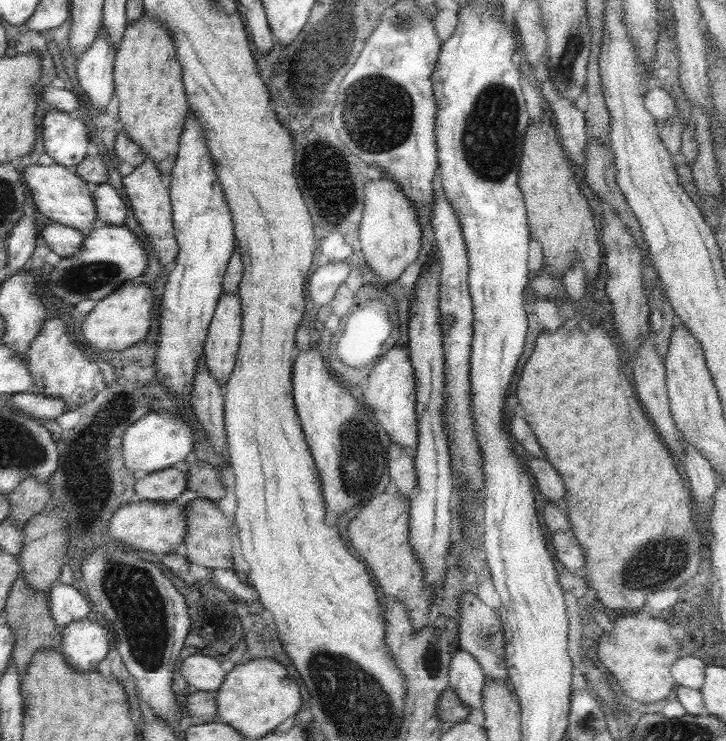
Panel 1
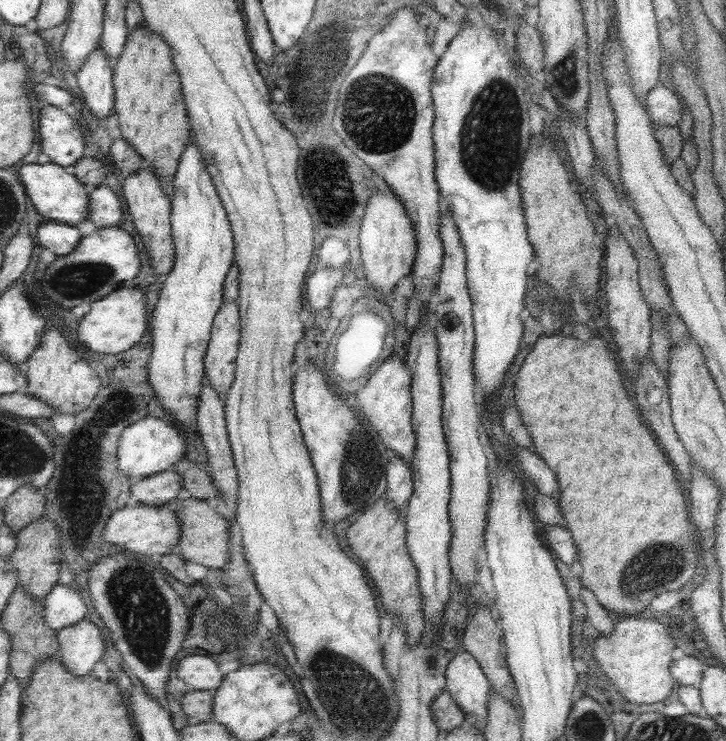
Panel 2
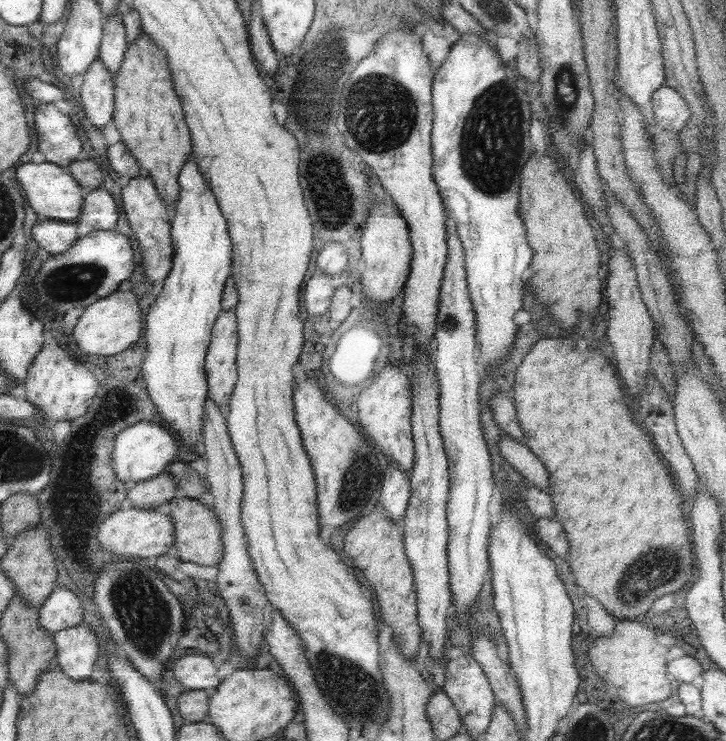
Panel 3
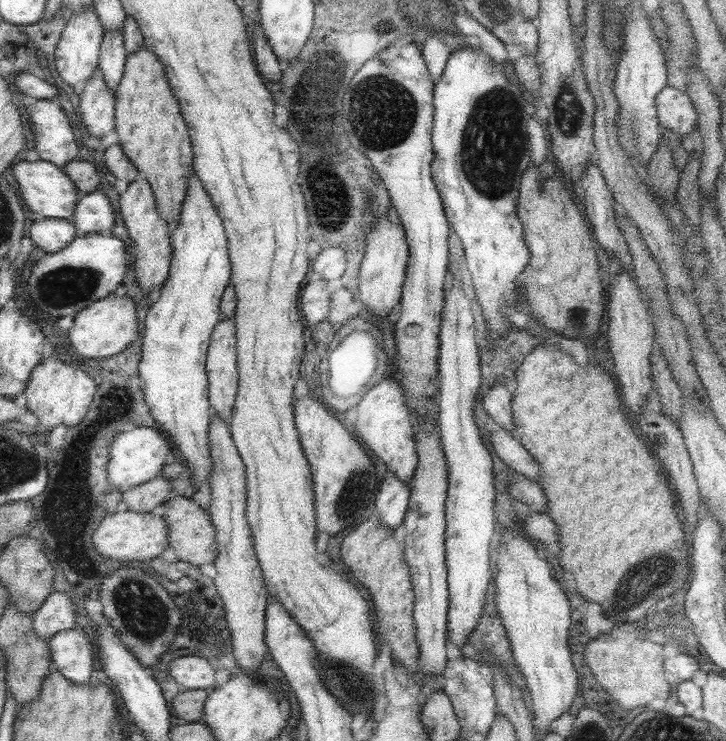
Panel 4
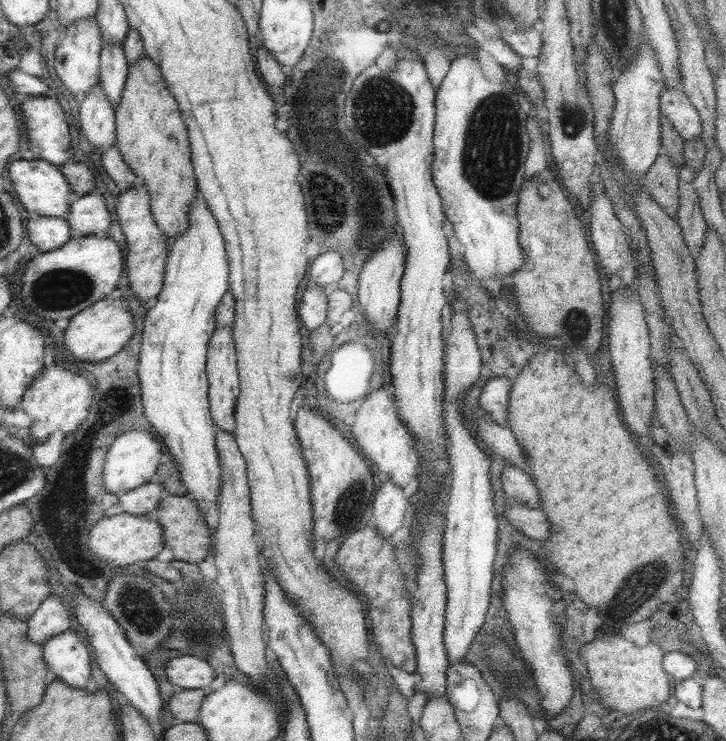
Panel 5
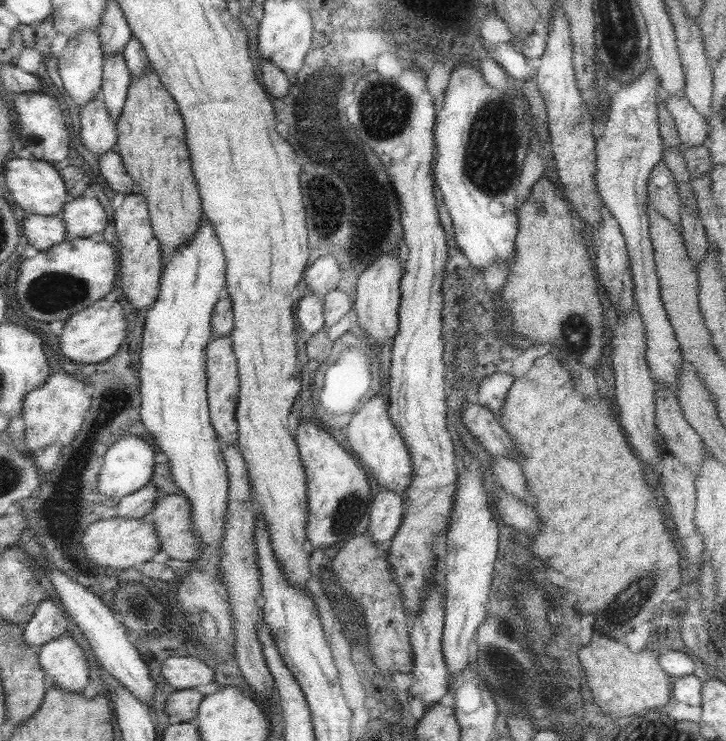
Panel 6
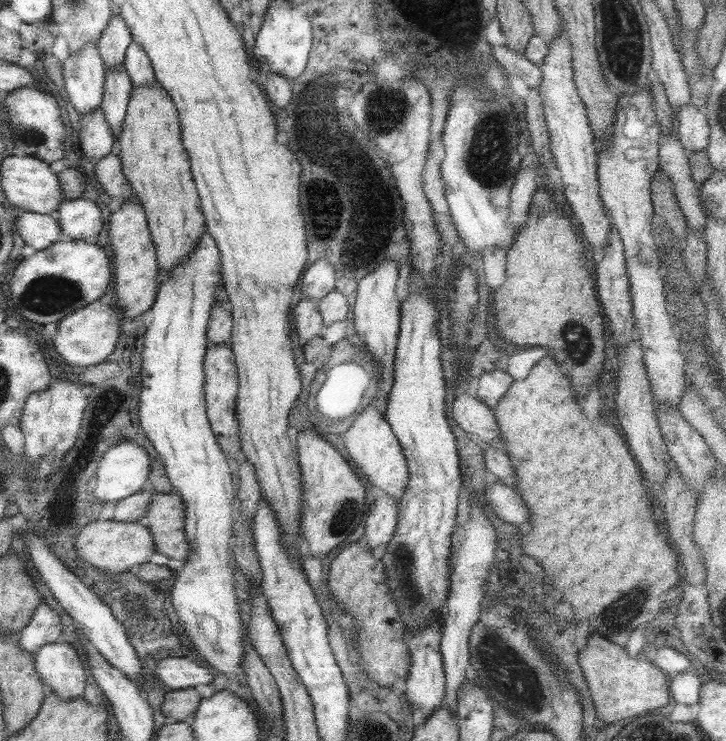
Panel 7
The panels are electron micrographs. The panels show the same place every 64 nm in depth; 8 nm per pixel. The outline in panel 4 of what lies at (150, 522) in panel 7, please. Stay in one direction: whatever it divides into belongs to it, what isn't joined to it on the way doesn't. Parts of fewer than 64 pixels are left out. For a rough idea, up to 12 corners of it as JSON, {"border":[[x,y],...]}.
{"border":[[167,497],[162,518],[177,561],[213,562],[208,513],[192,499]]}

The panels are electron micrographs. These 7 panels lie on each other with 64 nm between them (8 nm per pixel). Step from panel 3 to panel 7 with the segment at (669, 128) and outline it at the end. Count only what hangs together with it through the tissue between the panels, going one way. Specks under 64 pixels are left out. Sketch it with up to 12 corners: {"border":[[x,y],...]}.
{"border":[[686,105],[675,113],[677,140],[688,155],[705,151],[708,122]]}

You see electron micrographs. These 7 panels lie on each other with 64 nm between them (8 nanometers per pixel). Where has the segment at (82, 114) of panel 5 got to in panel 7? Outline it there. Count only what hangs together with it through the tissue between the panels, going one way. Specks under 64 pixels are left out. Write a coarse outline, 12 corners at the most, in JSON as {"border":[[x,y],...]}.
{"border":[[101,108],[80,118],[76,136],[93,164],[115,149]]}

